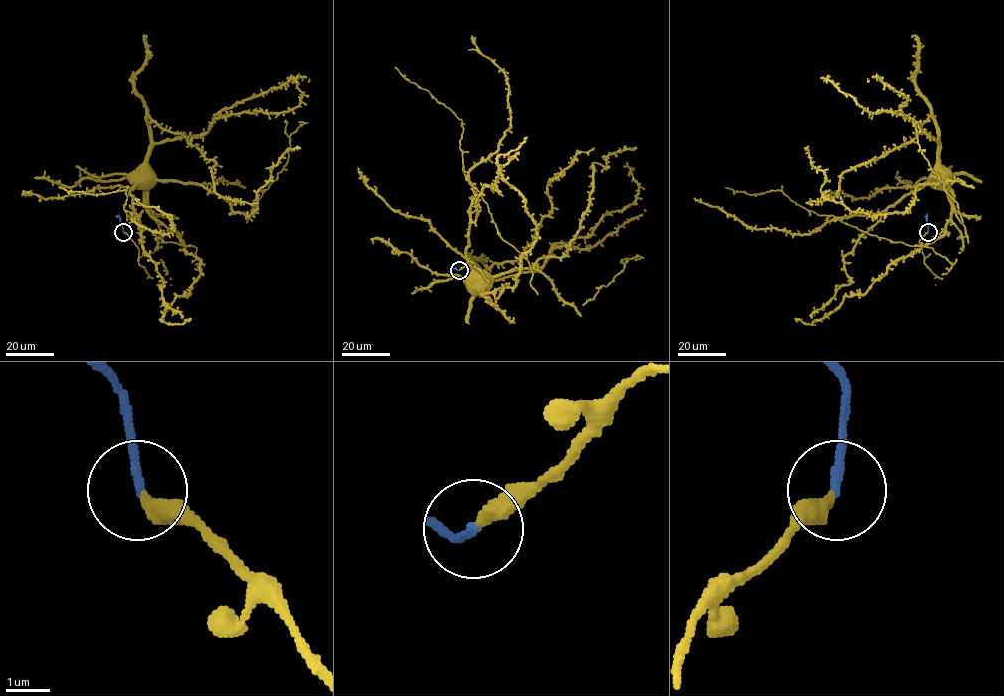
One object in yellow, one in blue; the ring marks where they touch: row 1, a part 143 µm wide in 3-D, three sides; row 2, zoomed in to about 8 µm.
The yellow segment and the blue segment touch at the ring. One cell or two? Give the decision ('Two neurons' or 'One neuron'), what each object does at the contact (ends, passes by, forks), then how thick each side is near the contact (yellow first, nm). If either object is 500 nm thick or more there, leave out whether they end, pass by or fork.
One neuron. At the ring yellow ends. At the ring blue ends. Thickness 360 nm (yellow) against 220 nm

